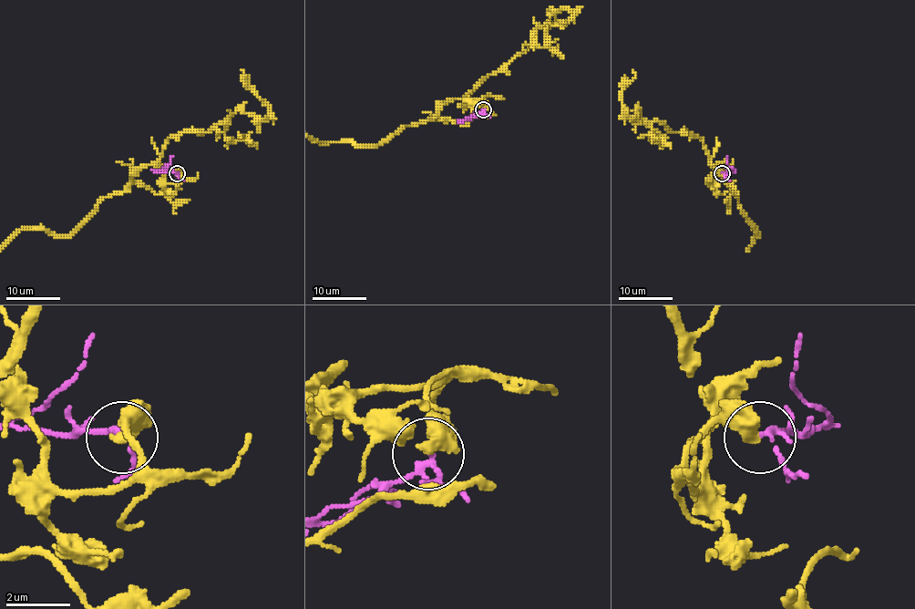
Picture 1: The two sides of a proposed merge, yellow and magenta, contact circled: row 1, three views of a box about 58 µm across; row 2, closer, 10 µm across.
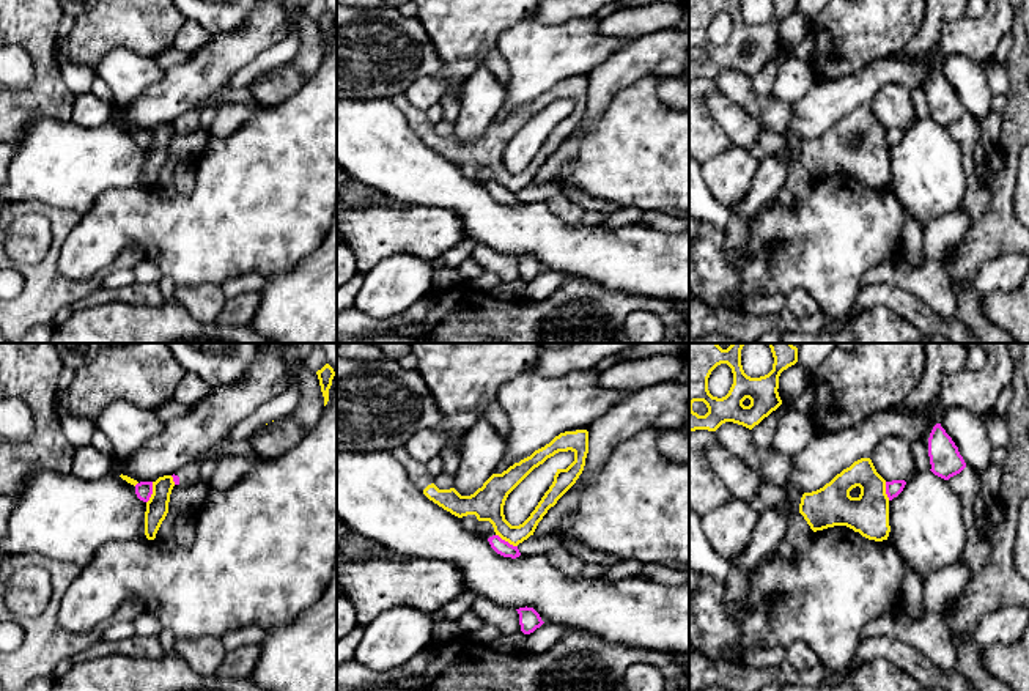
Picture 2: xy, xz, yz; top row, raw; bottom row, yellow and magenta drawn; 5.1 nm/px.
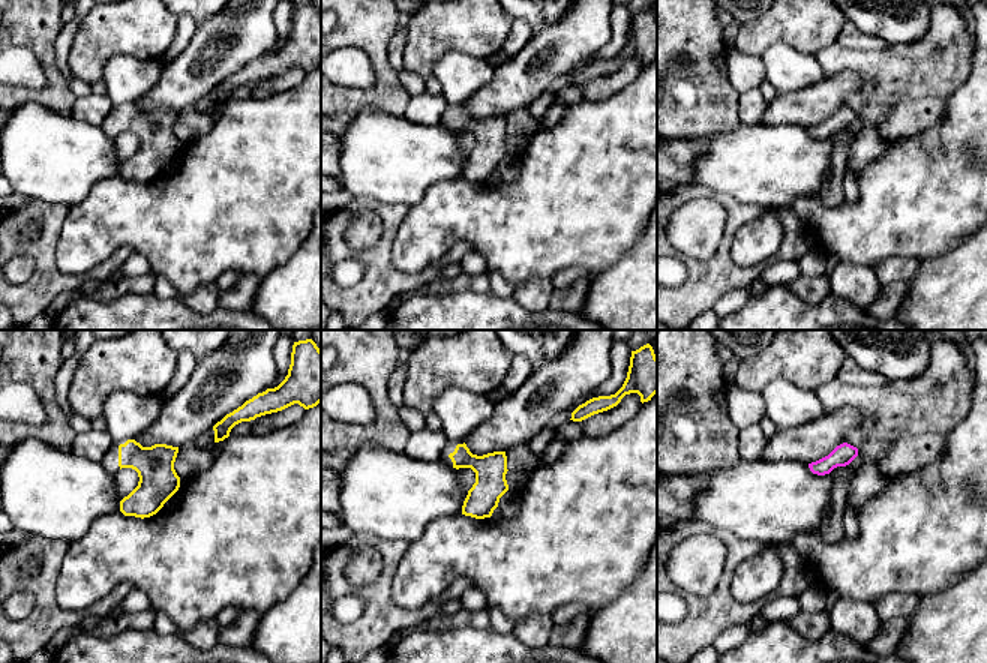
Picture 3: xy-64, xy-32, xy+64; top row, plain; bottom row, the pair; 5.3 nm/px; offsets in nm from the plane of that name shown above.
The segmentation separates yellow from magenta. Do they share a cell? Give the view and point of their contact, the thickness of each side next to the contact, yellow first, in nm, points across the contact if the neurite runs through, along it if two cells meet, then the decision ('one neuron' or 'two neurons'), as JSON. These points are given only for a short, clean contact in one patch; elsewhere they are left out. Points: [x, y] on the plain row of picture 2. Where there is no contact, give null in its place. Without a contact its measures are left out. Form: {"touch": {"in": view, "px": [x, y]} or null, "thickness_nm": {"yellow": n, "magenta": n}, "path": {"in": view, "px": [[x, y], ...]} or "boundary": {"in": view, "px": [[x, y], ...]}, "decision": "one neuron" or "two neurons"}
{"touch": {"in": "xz", "px": [507, 188]}, "thickness_nm": {"yellow": 170, "magenta": 80}, "boundary": {"in": "xz", "px": [[496, 181], [516, 194]]}, "decision": "two neurons"}

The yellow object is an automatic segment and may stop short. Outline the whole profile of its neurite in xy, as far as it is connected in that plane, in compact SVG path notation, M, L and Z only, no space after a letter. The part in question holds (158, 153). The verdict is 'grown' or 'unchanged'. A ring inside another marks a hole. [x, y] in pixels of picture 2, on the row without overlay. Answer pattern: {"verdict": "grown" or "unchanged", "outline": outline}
{"verdict": "unchanged", "outline": "M164 123L153 129L153 142L146 150L145 159L145 183L148 187L156 186L156 181L168 161L168 150L173 134L175 129L172 123Z"}

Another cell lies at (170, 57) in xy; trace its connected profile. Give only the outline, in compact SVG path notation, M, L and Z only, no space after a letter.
M168 47L156 57L157 65L167 71L172 66L181 65L190 58L189 54L178 50L176 47Z

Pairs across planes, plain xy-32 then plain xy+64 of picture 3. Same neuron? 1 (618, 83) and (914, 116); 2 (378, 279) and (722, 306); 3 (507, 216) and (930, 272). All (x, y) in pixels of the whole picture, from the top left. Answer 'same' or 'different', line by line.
1: different
2: different
3: different

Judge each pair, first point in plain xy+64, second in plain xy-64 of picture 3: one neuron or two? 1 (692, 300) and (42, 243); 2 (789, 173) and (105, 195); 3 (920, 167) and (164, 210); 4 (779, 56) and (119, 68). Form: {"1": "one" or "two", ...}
{"1": "one", "2": "two", "3": "one", "4": "one"}

